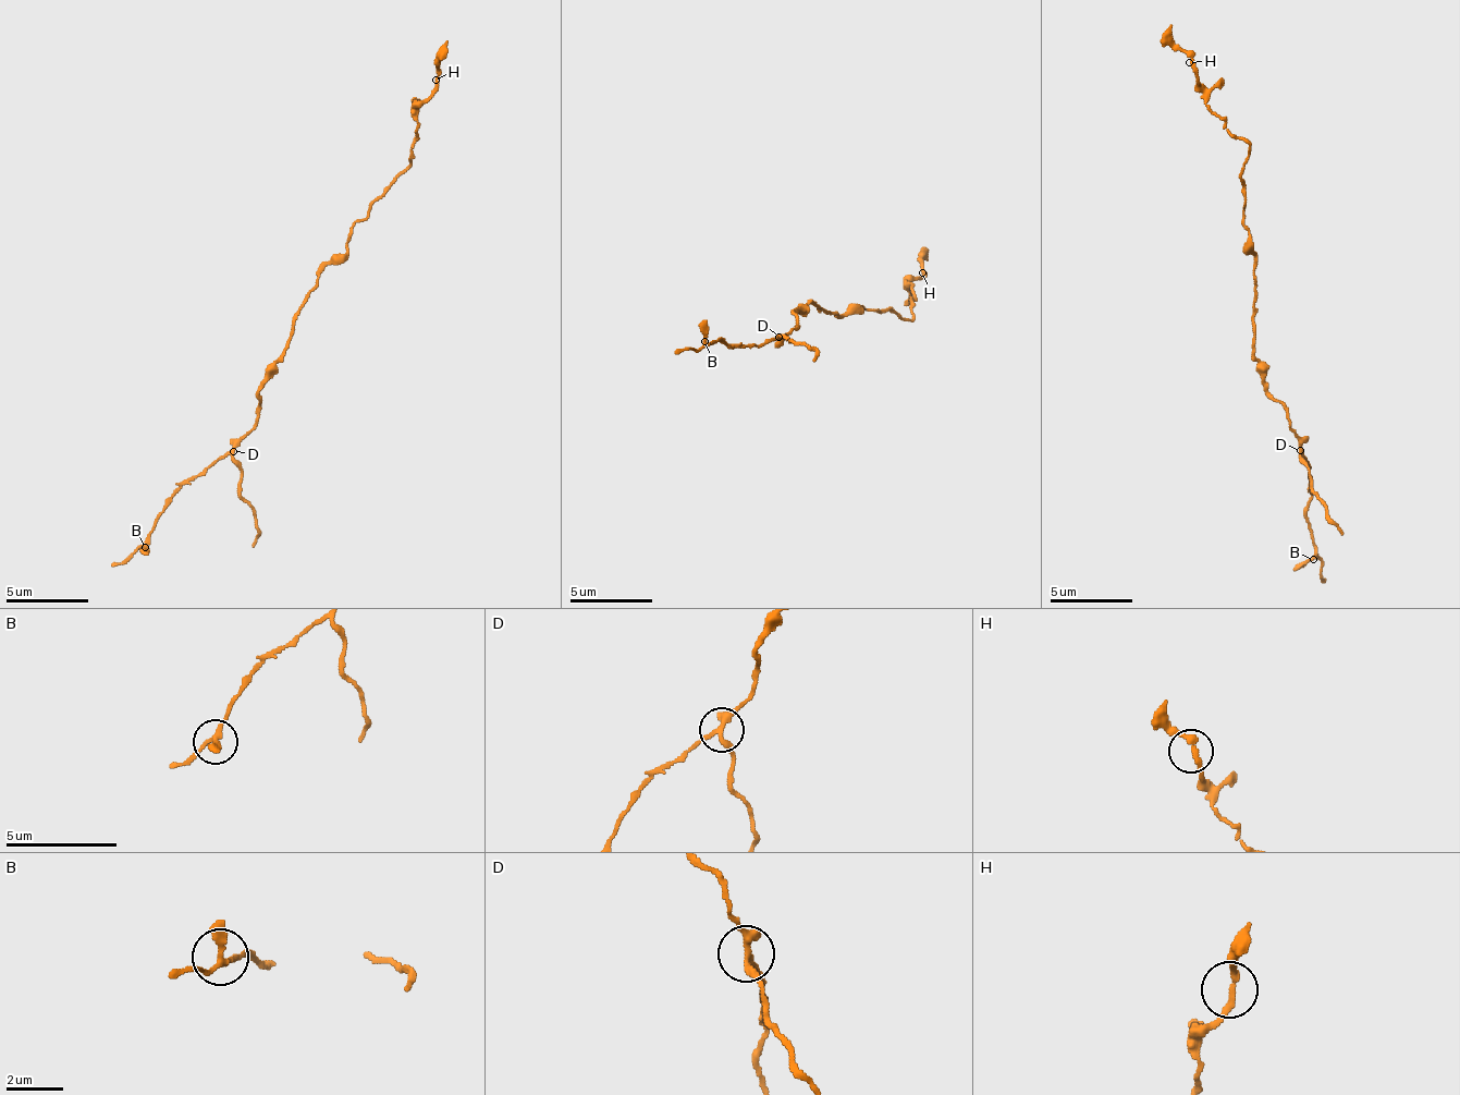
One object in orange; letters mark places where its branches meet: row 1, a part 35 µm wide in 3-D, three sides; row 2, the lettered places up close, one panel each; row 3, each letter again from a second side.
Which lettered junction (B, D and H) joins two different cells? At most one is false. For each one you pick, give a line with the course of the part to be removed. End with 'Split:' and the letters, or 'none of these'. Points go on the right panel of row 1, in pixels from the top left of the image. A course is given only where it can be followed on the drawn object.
D: course (1299, 449), (1312, 493), (1326, 519), (1342, 535)
Split: D

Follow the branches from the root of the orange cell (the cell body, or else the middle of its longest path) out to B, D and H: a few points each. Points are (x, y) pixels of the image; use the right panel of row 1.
B: (1252, 307), (1251, 354), (1309, 461), (1307, 523), (1314, 537), (1313, 559)
D: (1252, 307), (1251, 354), (1262, 373), (1261, 382), (1285, 409), (1288, 426), (1299, 440), (1299, 449)
H: (1252, 307), (1256, 253), (1242, 220), (1246, 179), (1241, 173), (1249, 149), (1209, 107), (1209, 90), (1189, 62)

